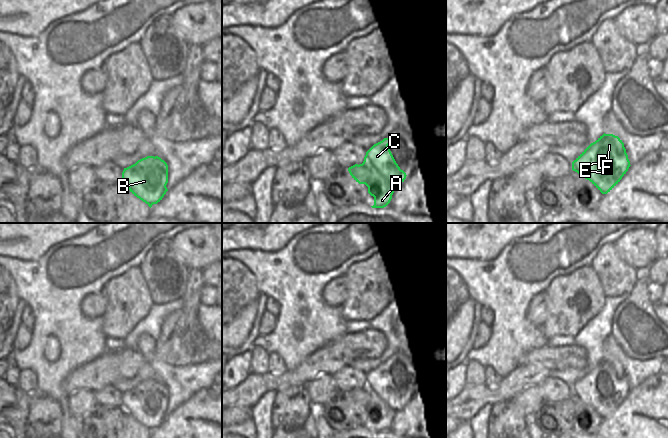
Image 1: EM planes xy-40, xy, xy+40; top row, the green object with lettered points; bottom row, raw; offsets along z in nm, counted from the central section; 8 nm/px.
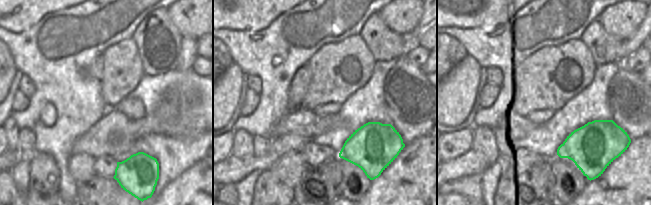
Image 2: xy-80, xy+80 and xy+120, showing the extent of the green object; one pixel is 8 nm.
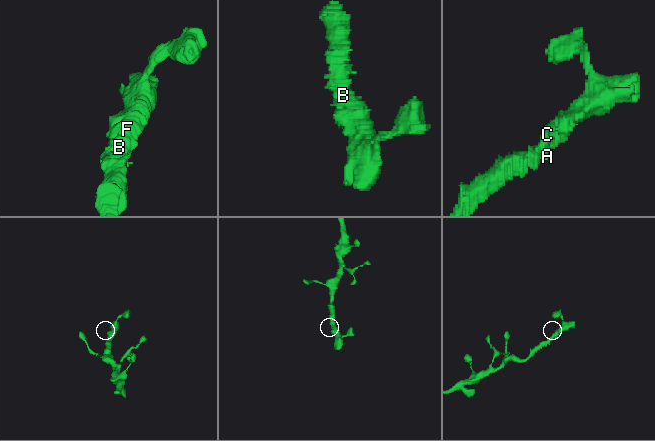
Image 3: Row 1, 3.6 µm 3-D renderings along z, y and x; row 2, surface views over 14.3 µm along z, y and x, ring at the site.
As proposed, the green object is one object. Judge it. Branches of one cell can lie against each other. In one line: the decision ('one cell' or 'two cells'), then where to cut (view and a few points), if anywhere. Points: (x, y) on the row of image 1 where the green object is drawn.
one cell; no cut

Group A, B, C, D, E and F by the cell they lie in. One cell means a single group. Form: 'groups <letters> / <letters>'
groups A B C D E F

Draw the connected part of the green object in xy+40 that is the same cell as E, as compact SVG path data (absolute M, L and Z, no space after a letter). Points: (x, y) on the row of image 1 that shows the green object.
M605 133L572 162L572 170L589 180L602 194L610 192L630 166L622 140Z

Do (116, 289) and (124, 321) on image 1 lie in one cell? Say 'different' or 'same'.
same

